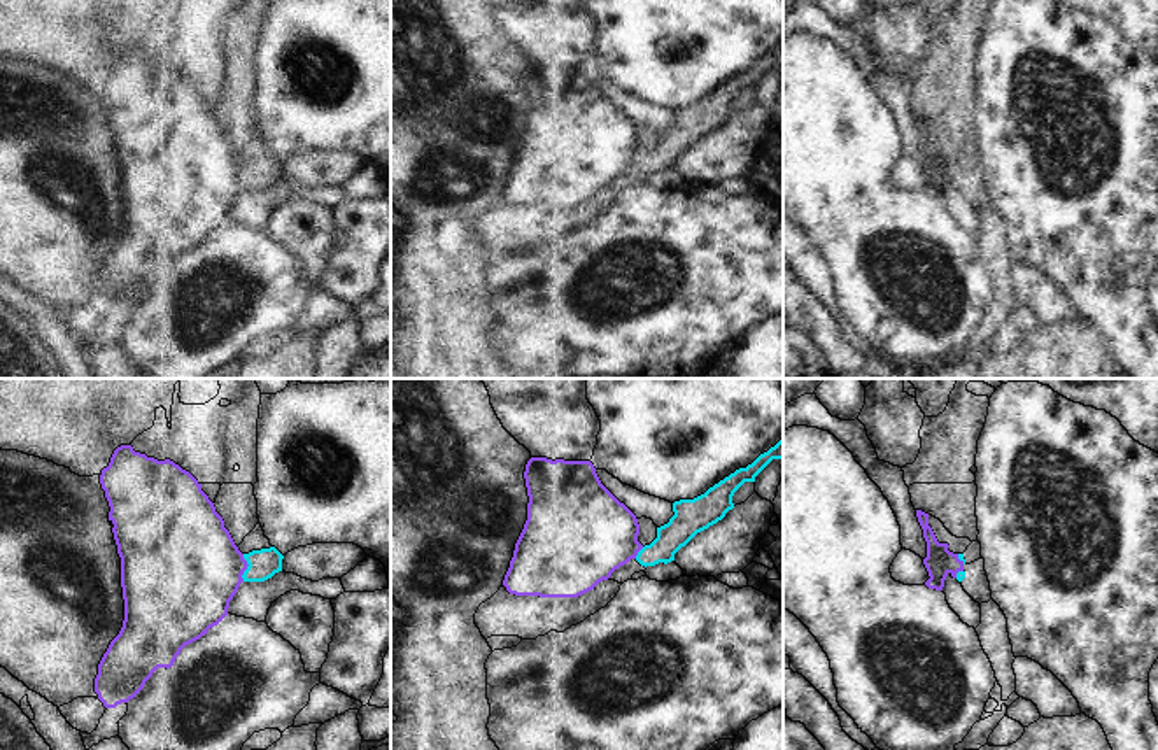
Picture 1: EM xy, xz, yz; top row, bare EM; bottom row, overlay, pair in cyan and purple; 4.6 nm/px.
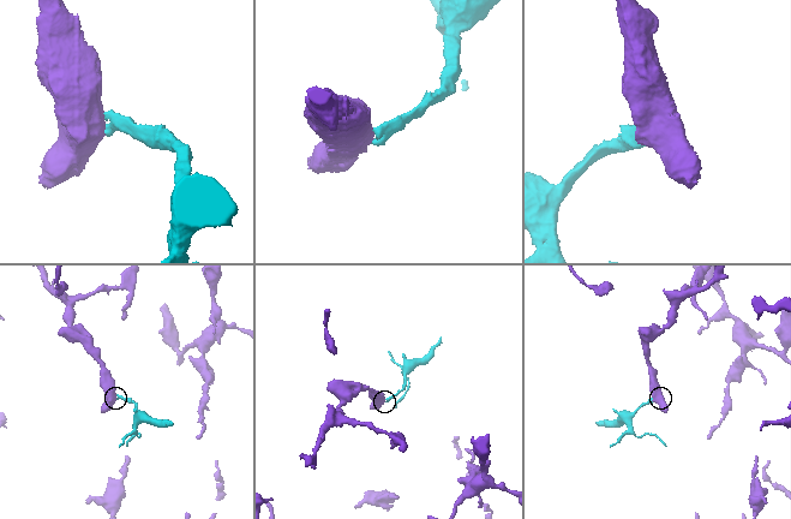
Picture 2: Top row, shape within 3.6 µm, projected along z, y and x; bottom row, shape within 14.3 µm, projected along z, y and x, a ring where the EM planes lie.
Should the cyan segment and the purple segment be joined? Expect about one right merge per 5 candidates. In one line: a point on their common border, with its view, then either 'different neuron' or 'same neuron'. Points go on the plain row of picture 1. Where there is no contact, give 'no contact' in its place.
xy (247, 176) | different neuron

